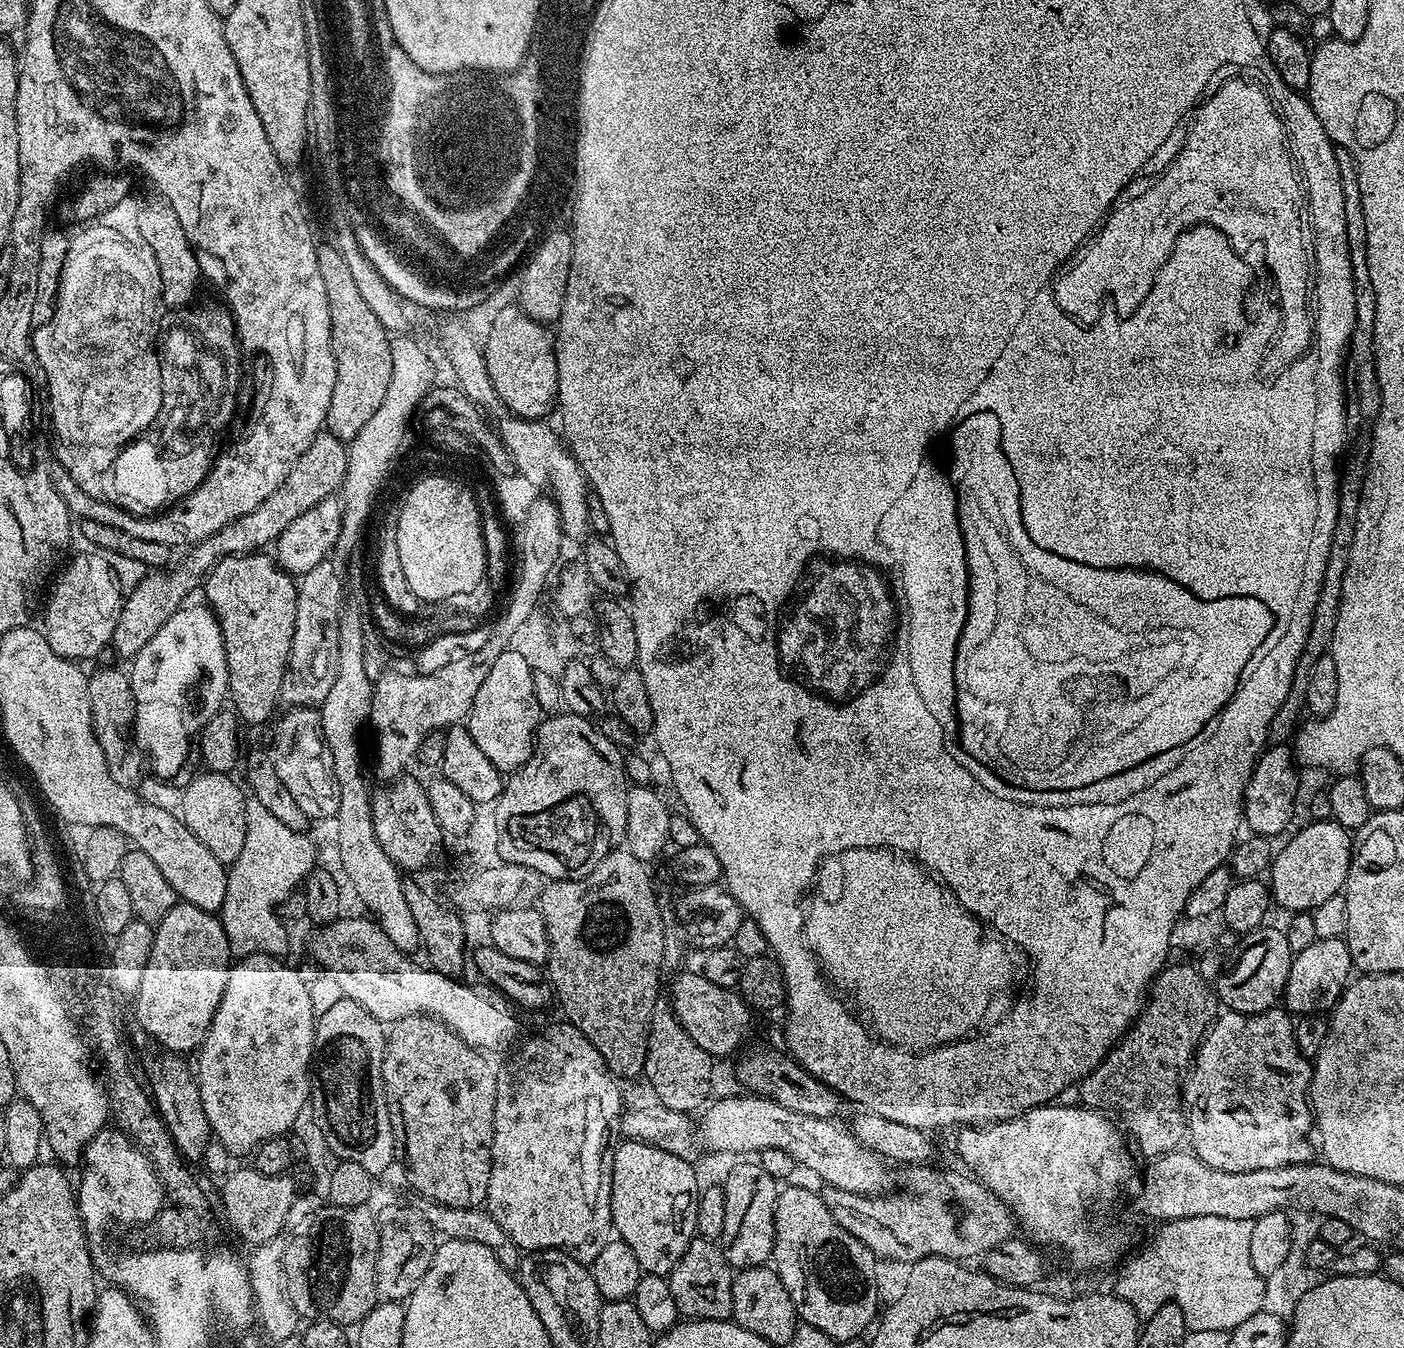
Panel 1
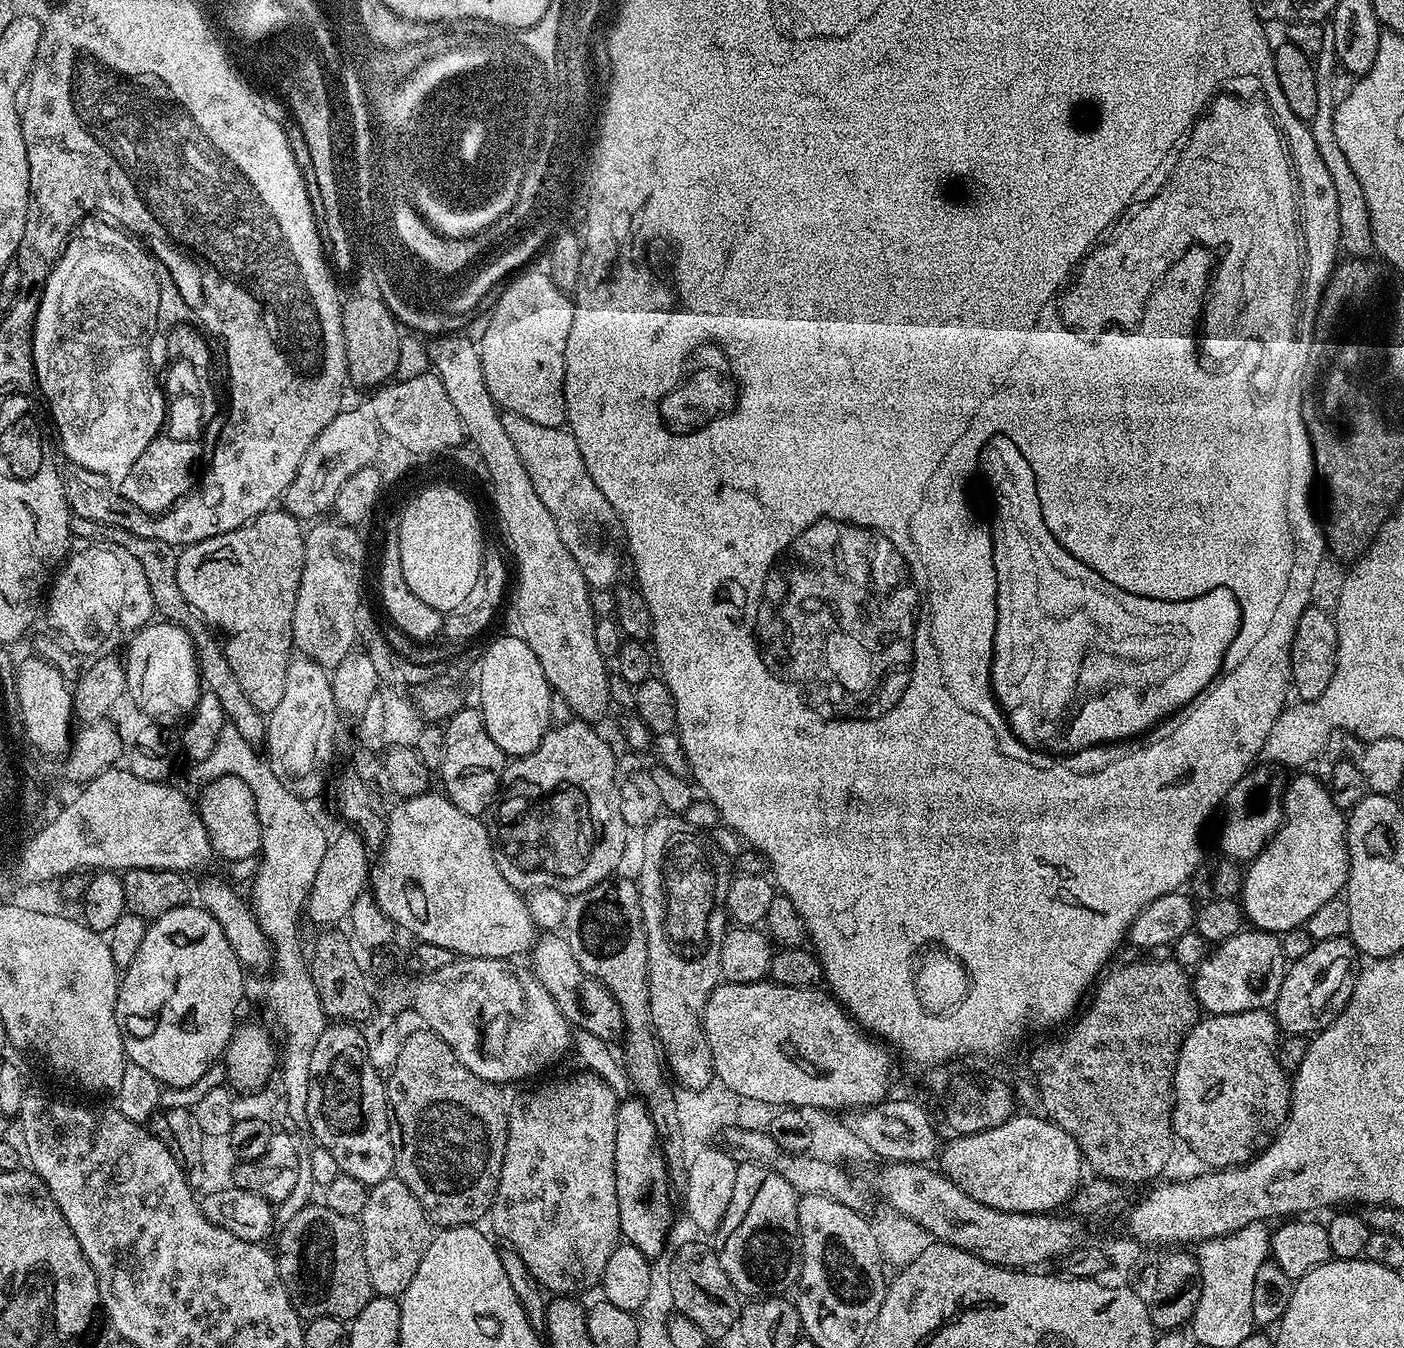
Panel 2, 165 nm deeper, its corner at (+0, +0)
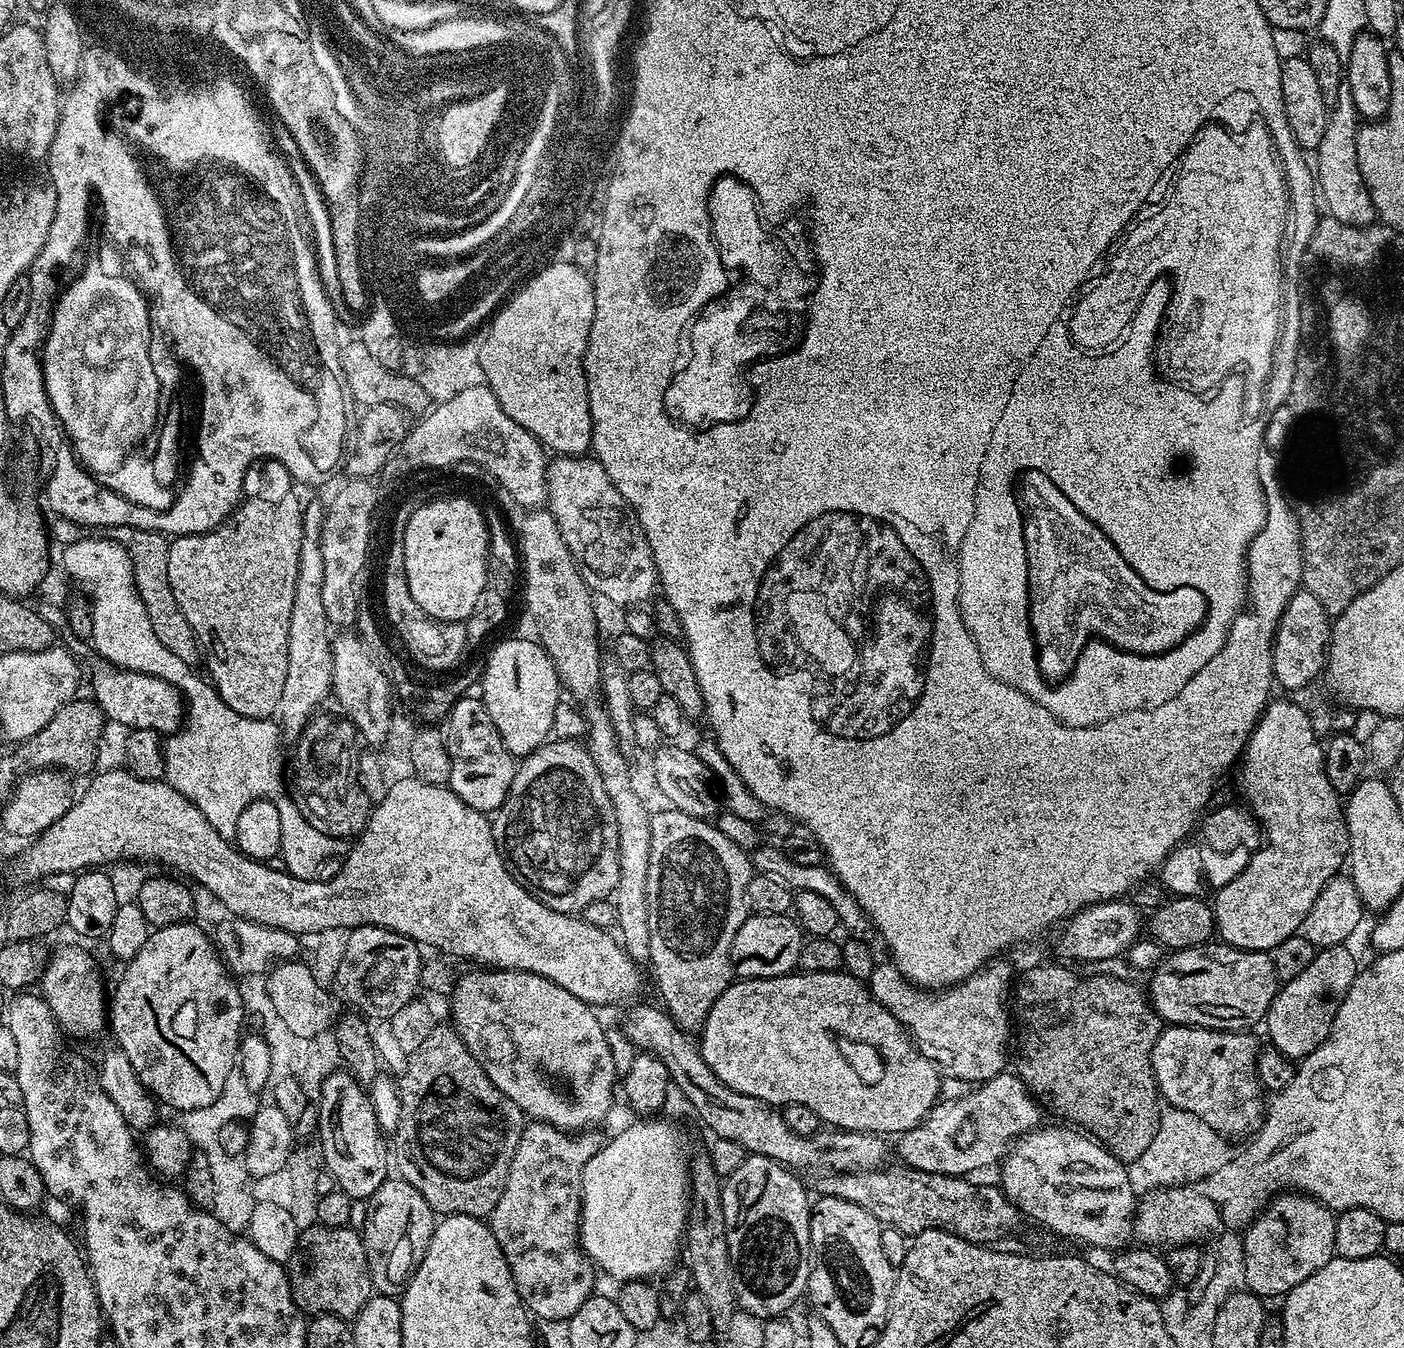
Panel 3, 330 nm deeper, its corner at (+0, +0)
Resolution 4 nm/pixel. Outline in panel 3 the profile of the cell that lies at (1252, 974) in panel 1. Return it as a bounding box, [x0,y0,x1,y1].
[1146,942,1278,1032]

